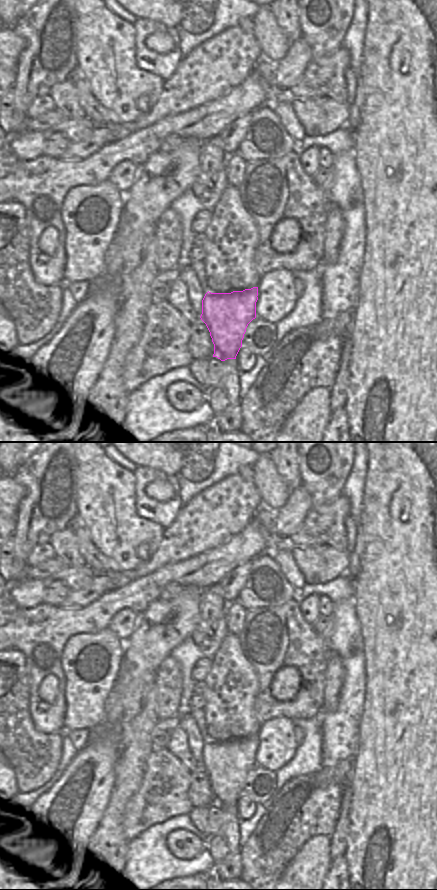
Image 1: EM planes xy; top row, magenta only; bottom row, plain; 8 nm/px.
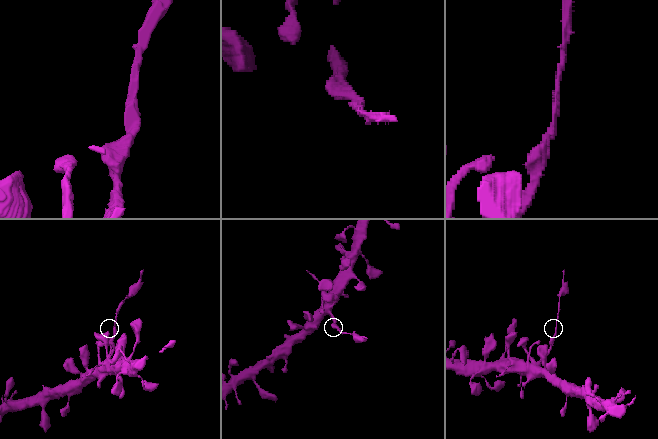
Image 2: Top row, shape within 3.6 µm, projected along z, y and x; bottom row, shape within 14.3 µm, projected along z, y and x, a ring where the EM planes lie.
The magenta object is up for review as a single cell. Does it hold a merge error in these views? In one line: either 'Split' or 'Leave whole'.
Split.

